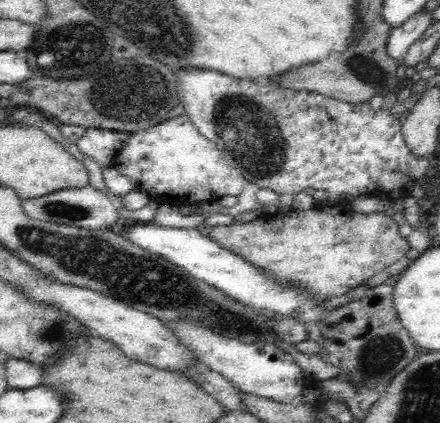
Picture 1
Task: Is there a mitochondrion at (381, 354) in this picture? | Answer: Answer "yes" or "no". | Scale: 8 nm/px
yes

